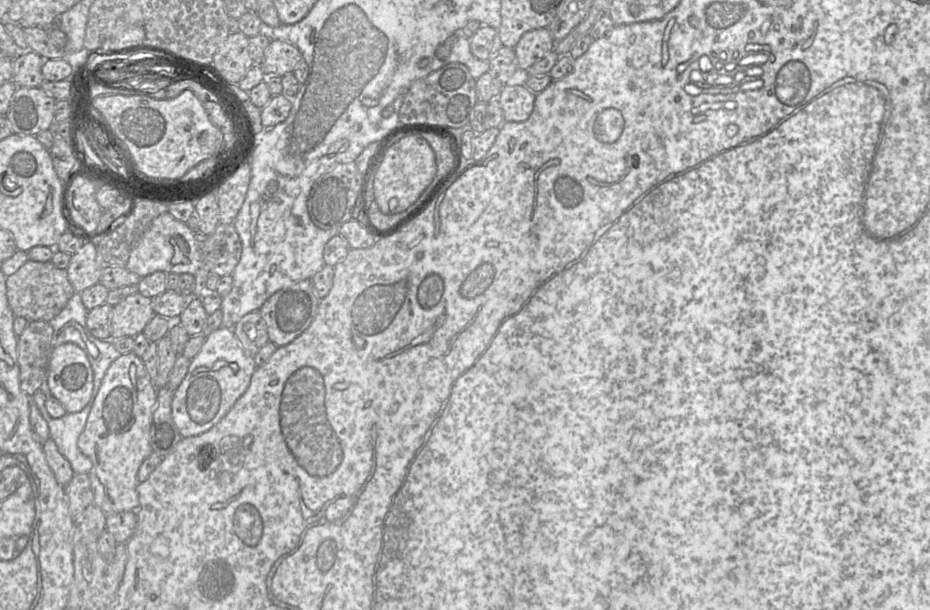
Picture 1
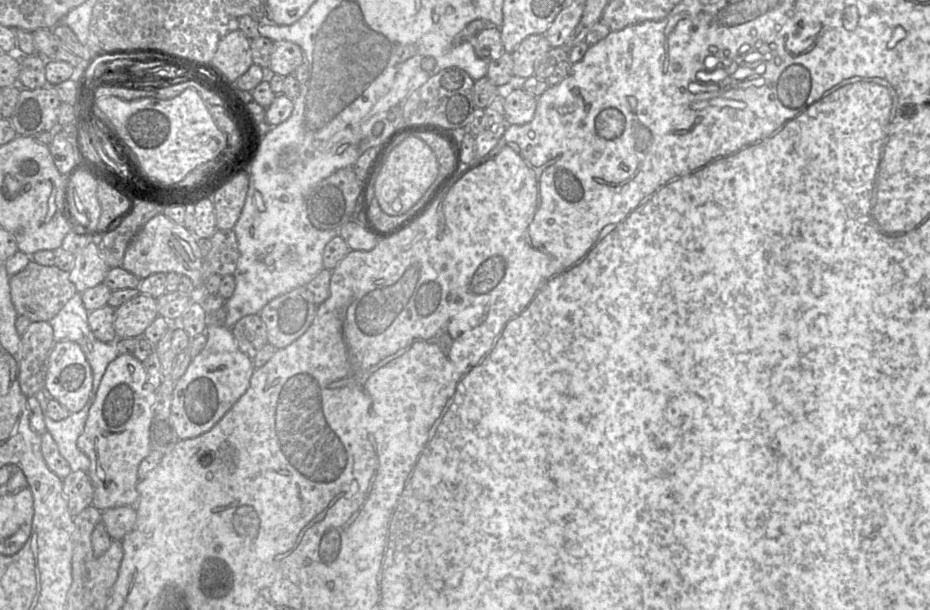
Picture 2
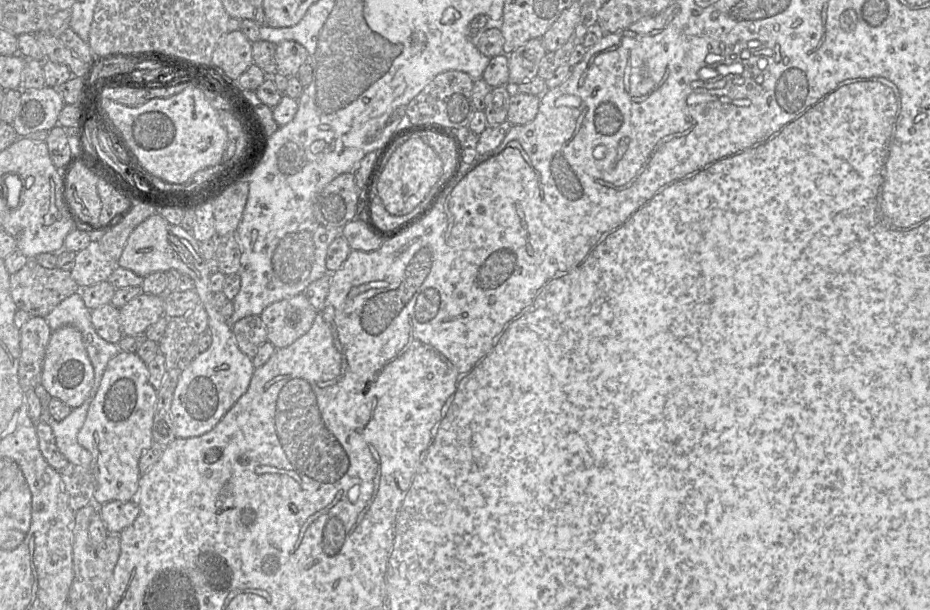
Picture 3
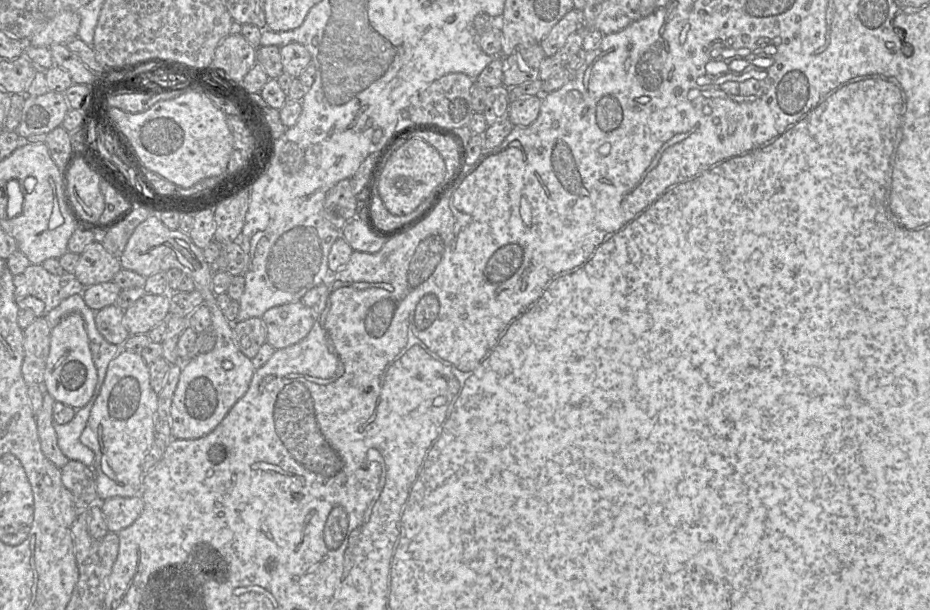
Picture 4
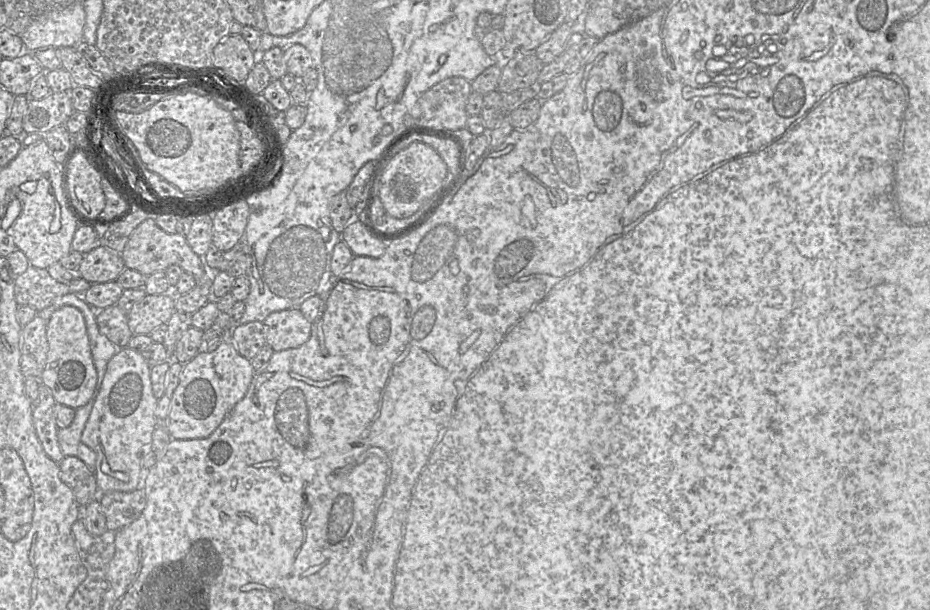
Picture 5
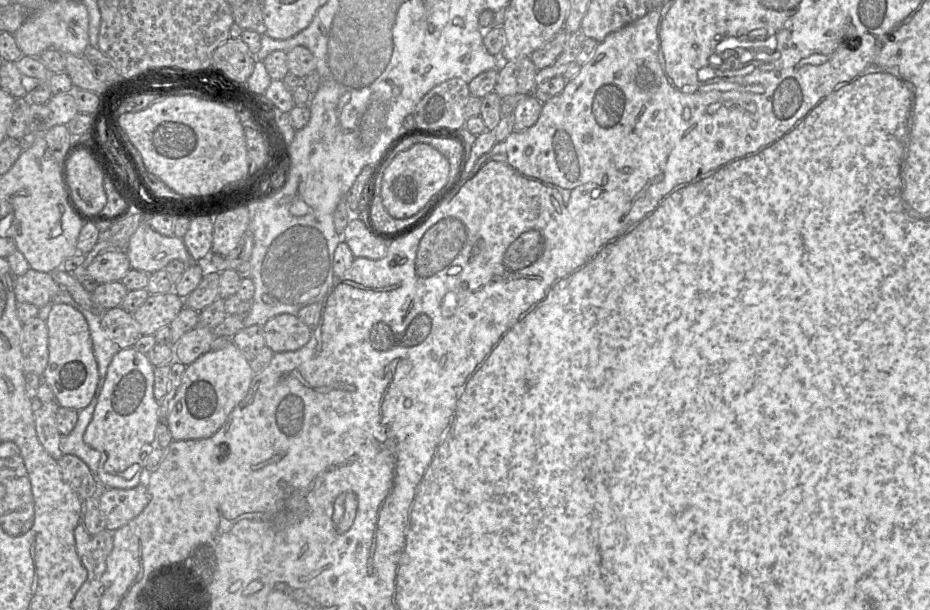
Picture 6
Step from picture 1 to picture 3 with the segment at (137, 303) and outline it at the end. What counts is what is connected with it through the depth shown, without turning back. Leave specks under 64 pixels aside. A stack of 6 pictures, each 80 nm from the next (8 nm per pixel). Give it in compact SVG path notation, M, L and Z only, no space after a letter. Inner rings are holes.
M141 293L119 309L120 327L124 336L144 335L146 330L164 316L163 295Z

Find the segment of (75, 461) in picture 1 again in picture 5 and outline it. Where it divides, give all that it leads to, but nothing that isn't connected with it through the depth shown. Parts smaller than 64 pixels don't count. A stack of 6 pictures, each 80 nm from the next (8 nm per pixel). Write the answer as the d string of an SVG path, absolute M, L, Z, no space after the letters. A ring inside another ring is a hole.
M91 397L86 405L76 409L72 423L66 428L59 428L57 431L59 447L64 457L77 457L91 469L95 467L96 454L82 443L81 436L96 398Z

